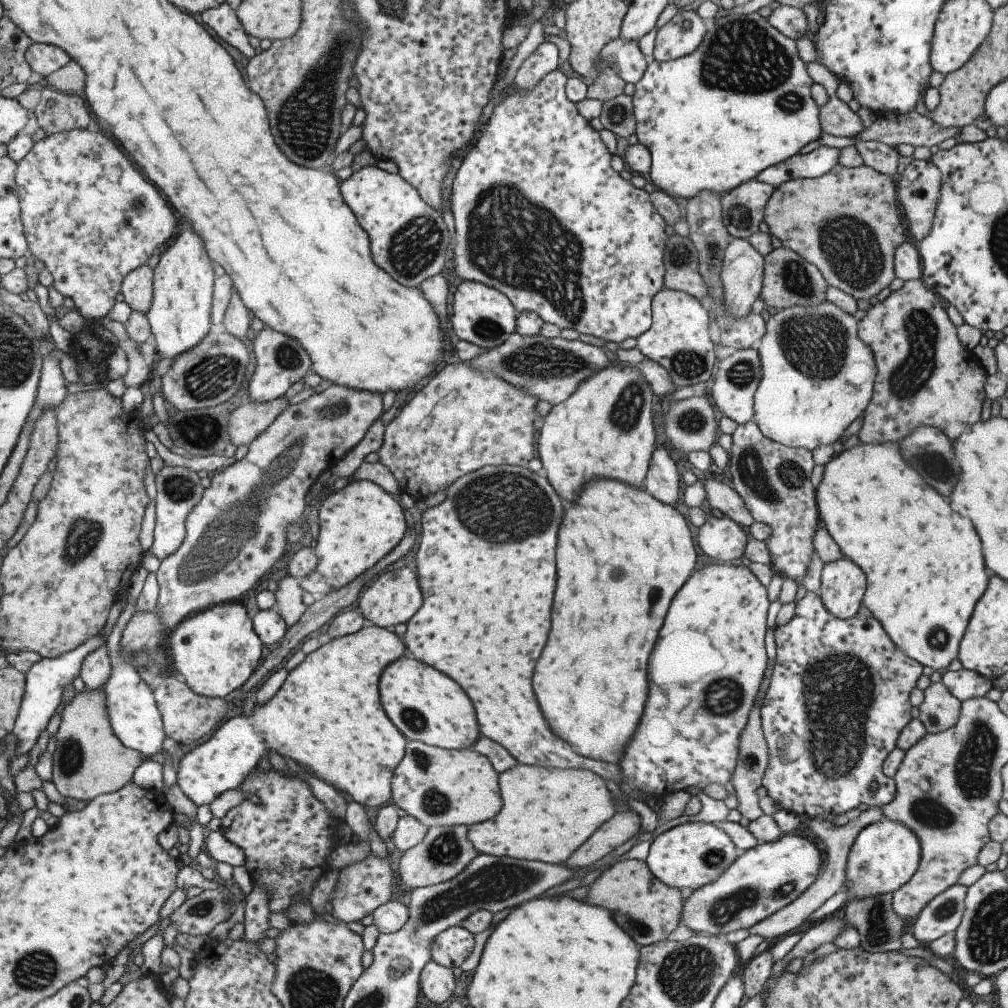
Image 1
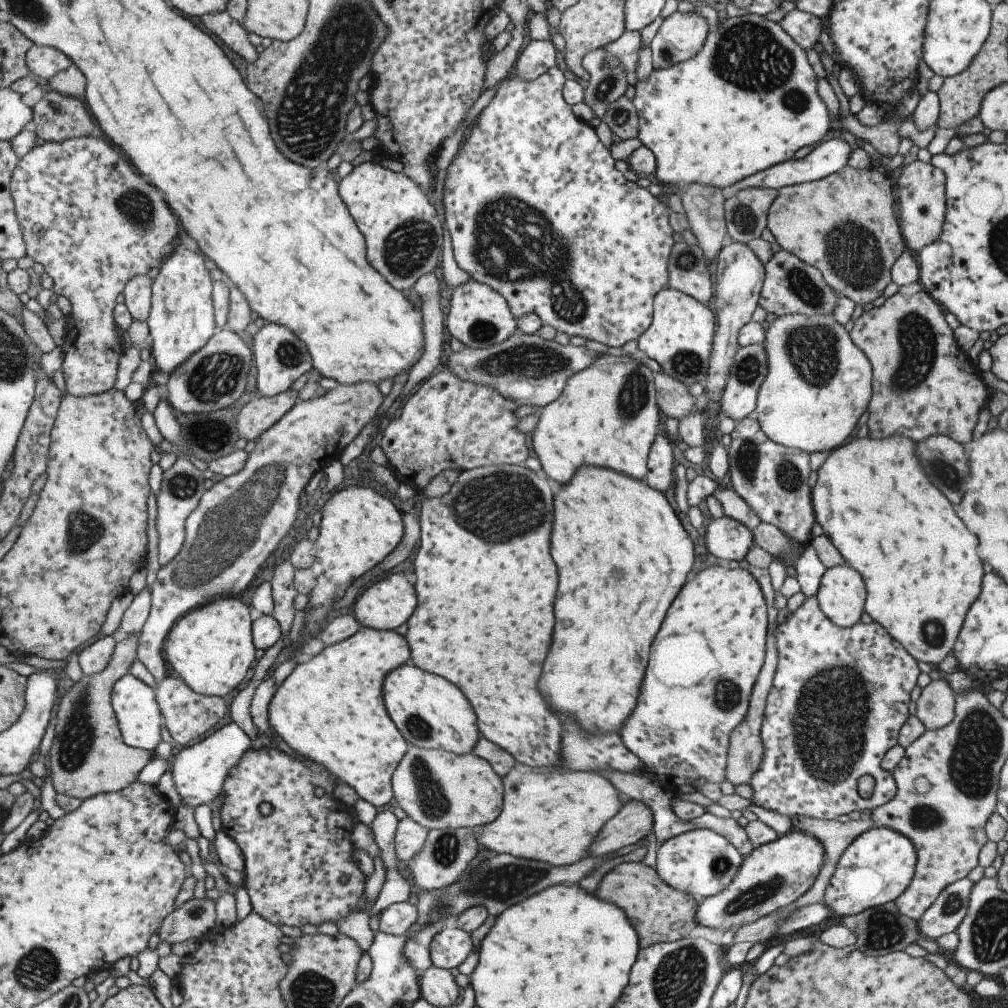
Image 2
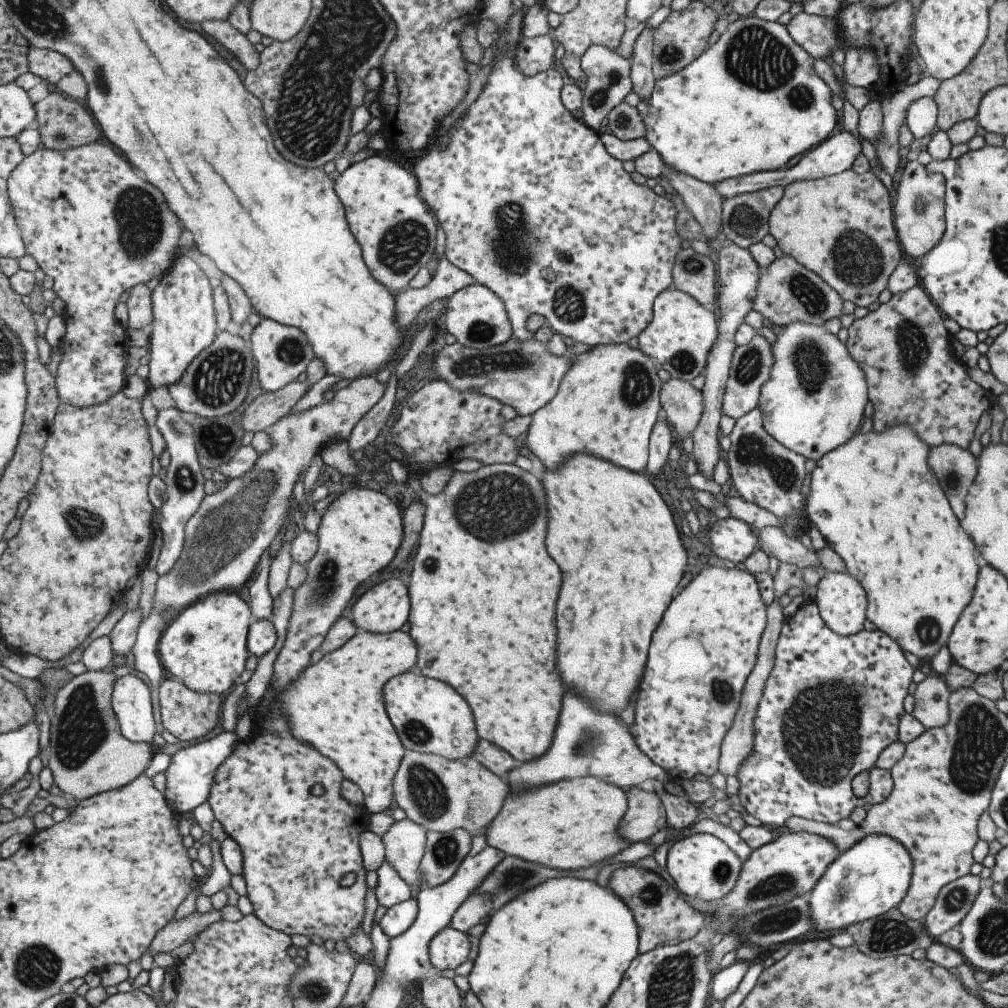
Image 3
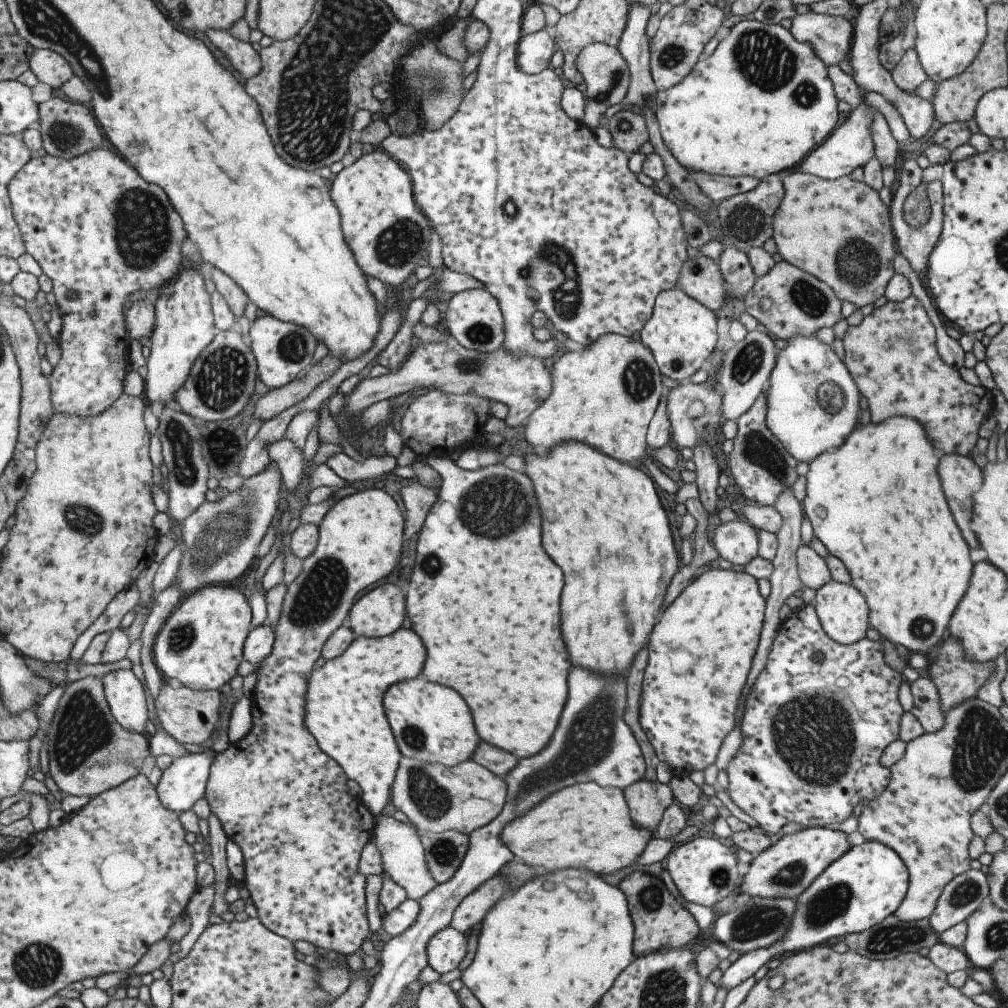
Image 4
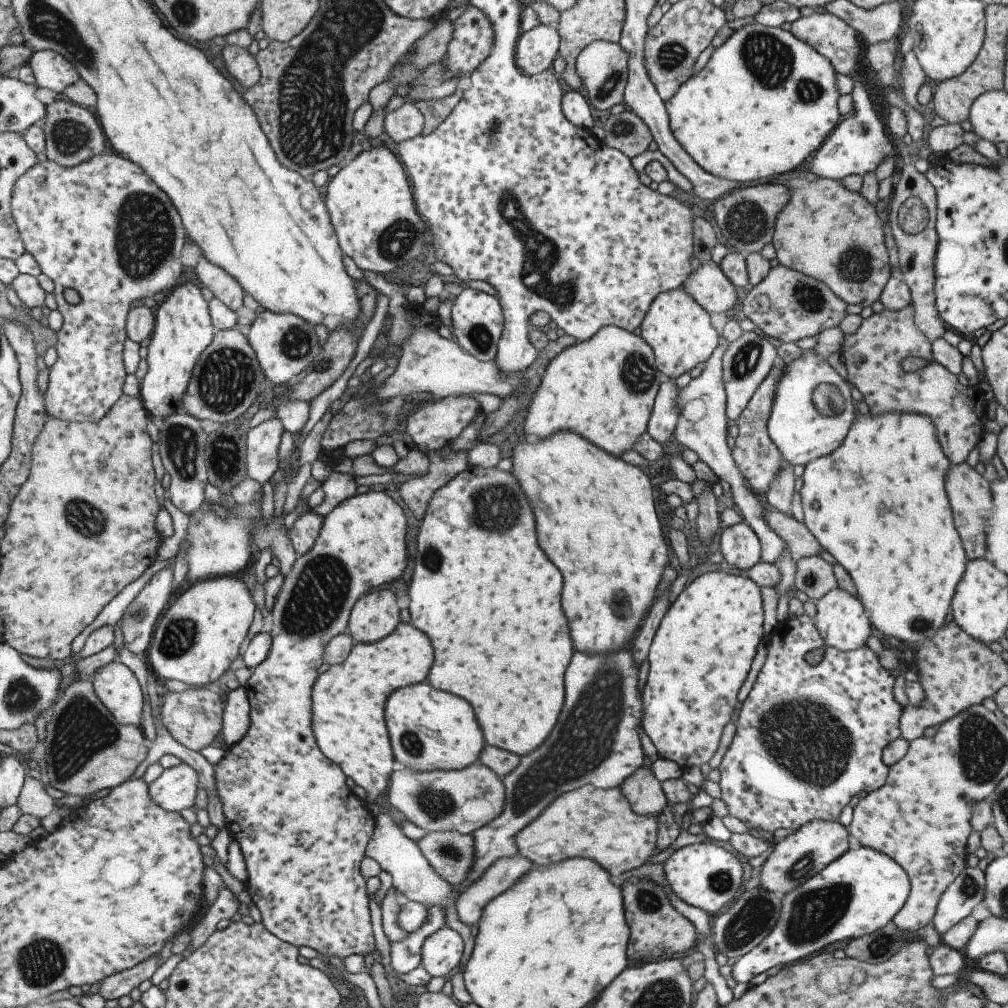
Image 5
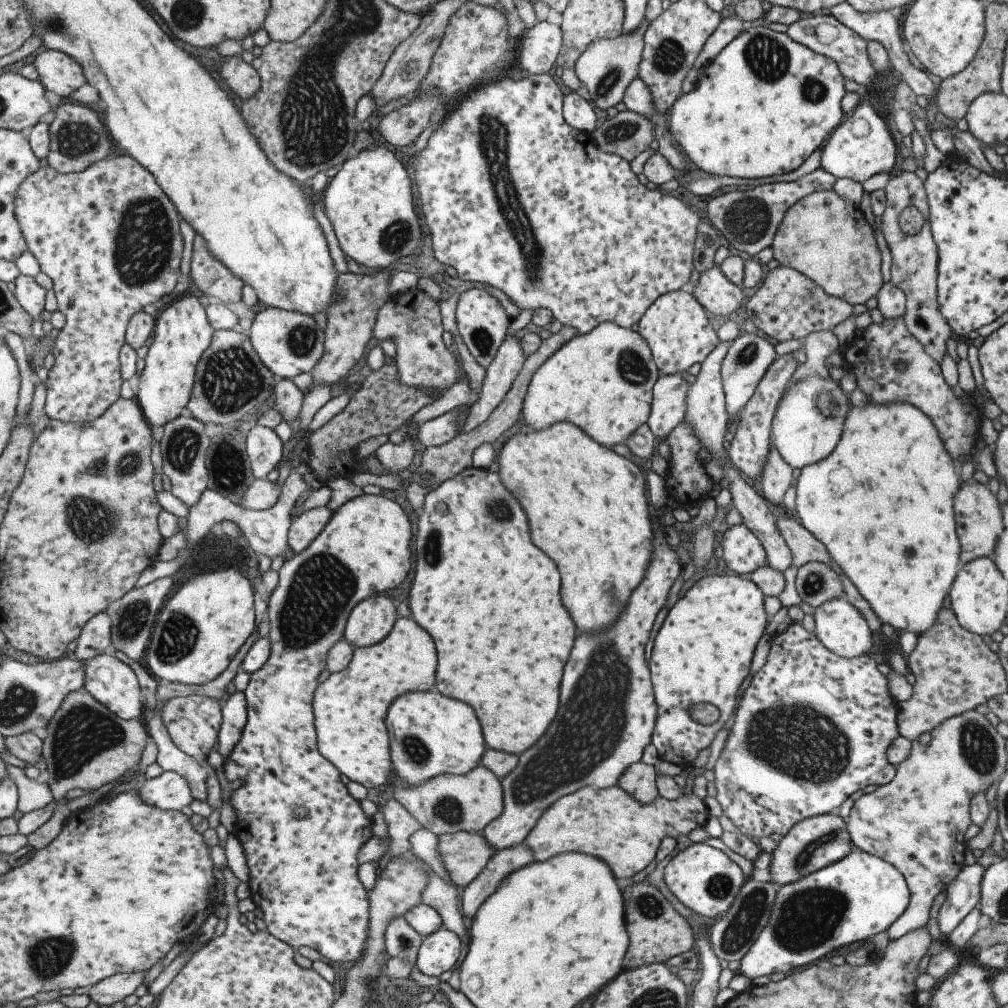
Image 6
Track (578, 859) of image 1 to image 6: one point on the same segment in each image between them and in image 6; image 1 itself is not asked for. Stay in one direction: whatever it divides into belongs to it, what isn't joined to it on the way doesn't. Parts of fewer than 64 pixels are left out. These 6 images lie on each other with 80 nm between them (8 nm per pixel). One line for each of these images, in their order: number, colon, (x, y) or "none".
2: (634, 819)
3: (644, 815)
4: (646, 800)
5: (643, 792)
6: (638, 780)

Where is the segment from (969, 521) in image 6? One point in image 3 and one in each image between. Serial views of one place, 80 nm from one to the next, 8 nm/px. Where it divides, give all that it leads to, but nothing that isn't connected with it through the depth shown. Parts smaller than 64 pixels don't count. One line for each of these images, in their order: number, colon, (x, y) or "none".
3: (955, 469)
4: (960, 477)
5: (966, 490)

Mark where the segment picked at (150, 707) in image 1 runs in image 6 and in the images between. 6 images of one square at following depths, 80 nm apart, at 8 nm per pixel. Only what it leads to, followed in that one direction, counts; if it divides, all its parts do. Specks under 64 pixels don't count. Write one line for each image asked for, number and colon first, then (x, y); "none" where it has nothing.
2: (137, 715)
3: (130, 699)
4: (124, 695)
5: (115, 686)
6: (112, 683)

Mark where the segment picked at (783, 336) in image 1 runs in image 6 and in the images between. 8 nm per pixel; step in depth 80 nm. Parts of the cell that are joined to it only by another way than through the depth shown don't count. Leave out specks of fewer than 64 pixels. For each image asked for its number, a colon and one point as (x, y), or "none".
2: (818, 383)
3: (813, 400)
4: (811, 400)
5: (811, 410)
6: (806, 425)

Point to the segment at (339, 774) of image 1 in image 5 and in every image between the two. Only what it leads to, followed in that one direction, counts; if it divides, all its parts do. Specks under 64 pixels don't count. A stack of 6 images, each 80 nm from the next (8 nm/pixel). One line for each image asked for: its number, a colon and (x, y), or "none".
2: (329, 709)
3: (336, 705)
4: (343, 711)
5: (347, 701)

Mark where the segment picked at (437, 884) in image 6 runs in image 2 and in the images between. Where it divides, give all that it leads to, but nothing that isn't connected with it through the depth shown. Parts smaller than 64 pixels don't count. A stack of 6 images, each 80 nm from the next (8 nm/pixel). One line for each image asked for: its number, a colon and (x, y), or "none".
2: (408, 839)
3: (403, 842)
4: (402, 856)
5: (412, 876)

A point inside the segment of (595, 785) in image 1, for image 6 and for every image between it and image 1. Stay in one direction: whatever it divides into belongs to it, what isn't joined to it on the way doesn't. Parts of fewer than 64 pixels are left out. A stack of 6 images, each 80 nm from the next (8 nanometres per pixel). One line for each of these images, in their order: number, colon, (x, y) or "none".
2: (553, 817)
3: (572, 824)
4: (585, 825)
5: (599, 825)
6: (610, 825)

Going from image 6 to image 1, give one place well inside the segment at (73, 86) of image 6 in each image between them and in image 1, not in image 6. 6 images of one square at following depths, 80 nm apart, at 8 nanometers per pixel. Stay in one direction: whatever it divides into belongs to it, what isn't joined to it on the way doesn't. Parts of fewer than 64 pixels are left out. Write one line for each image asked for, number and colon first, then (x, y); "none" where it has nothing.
1: (42, 59)
2: (43, 62)
3: (47, 64)
4: (47, 66)
5: (51, 71)

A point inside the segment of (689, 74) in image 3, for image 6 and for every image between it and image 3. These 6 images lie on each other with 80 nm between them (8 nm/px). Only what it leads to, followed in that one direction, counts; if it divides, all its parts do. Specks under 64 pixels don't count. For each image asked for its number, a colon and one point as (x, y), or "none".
4: (761, 101)
5: (764, 102)
6: (764, 103)

